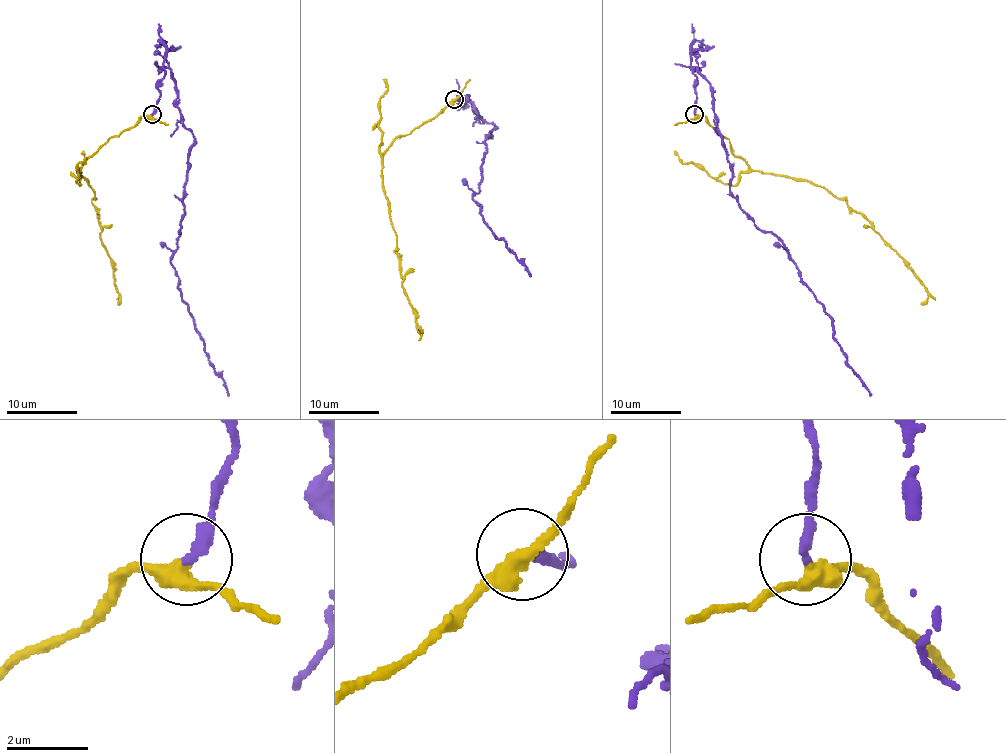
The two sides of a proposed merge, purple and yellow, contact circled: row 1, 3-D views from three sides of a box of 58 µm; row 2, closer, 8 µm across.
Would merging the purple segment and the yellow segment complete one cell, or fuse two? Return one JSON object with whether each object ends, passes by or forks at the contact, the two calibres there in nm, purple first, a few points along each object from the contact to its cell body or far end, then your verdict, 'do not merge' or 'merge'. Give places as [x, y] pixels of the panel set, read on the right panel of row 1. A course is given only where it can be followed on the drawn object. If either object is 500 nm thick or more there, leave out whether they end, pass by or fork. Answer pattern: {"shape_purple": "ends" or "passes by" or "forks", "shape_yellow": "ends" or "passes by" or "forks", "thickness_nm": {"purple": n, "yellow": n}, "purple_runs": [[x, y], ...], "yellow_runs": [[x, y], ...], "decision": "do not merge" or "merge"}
{"shape_purple": "ends", "shape_yellow": "passes by", "thickness_nm": {"purple": 280, "yellow": 360}, "purple_runs": [[694, 115], [698, 68], [710, 84], [731, 171], [729, 193], [783, 244], [831, 319], [847, 365], [872, 395]], "yellow_runs": [[694, 115], [724, 136], [729, 150], [753, 170], [808, 180], [843, 198], [925, 287], [928, 297], [921, 304]], "decision": "do not merge"}

